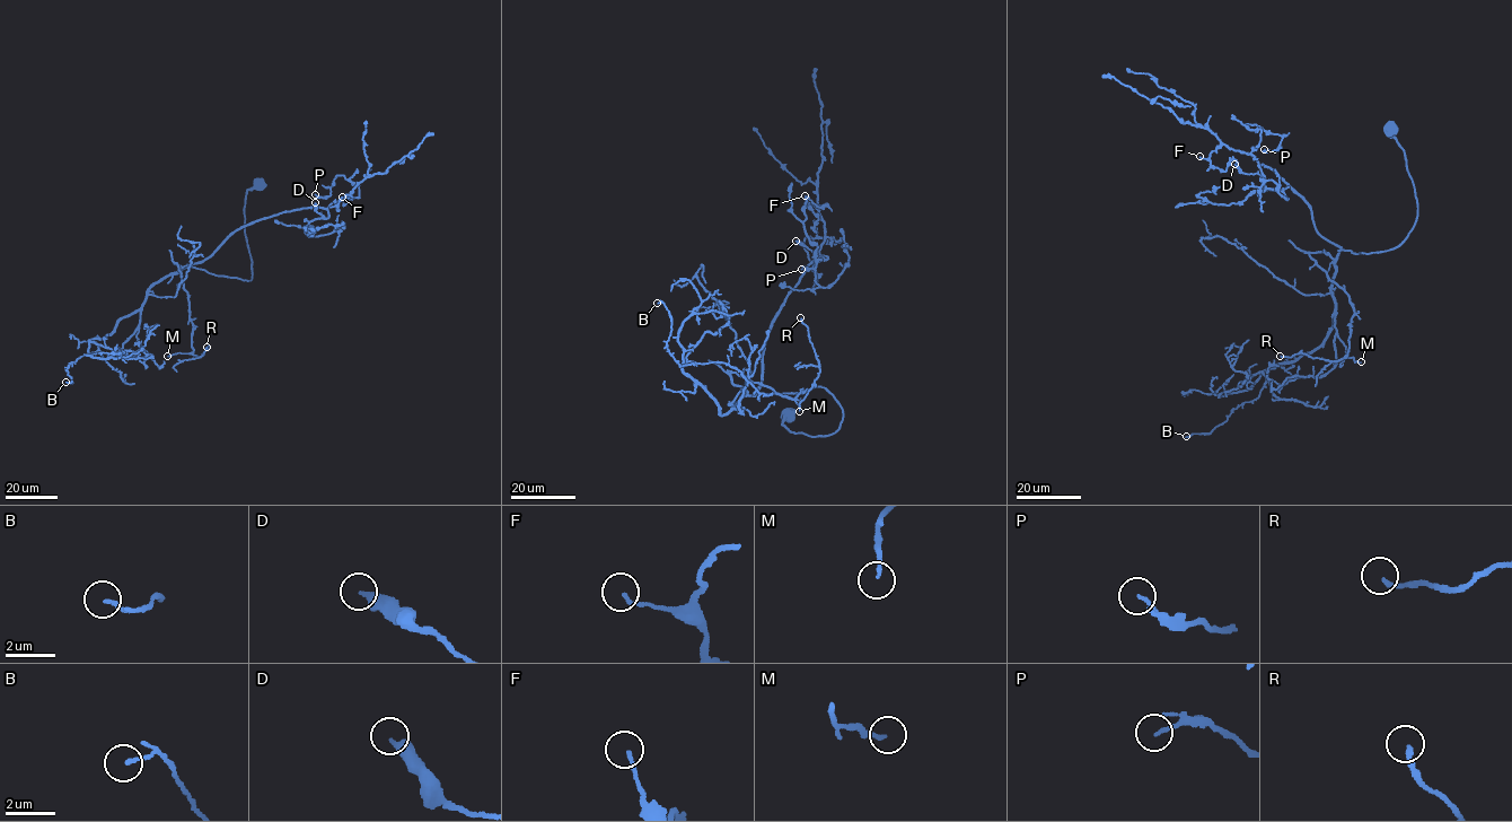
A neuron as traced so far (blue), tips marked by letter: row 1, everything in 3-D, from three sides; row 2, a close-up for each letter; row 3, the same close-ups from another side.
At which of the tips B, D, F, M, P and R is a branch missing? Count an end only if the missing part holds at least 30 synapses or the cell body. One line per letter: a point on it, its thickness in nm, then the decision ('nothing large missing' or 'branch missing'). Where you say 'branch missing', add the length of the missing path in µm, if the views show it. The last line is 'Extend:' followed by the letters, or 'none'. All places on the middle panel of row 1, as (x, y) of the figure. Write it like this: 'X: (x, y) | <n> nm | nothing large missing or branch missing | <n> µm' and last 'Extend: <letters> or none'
B: (657, 303) | 110 nm | nothing large missing
D: (796, 241) | 400 nm | nothing large missing
F: (805, 195) | 110 nm | nothing large missing
M: (799, 411) | 140 nm | nothing large missing
P: (801, 269) | 120 nm | nothing large missing
R: (800, 317) | 170 nm | nothing large missing
Extend: none

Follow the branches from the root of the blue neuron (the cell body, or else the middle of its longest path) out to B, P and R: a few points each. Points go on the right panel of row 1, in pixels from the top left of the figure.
B: (1390, 130), (1416, 199), (1407, 238), (1337, 251), (1326, 340), (1264, 369), (1259, 396), (1186, 436)
P: (1390, 130), (1417, 219), (1381, 252), (1320, 236), (1241, 123), (1282, 138), (1264, 149)
R: (1390, 130), (1414, 186), (1414, 227), (1391, 250), (1309, 252), (1348, 296), (1348, 352), (1280, 356)

